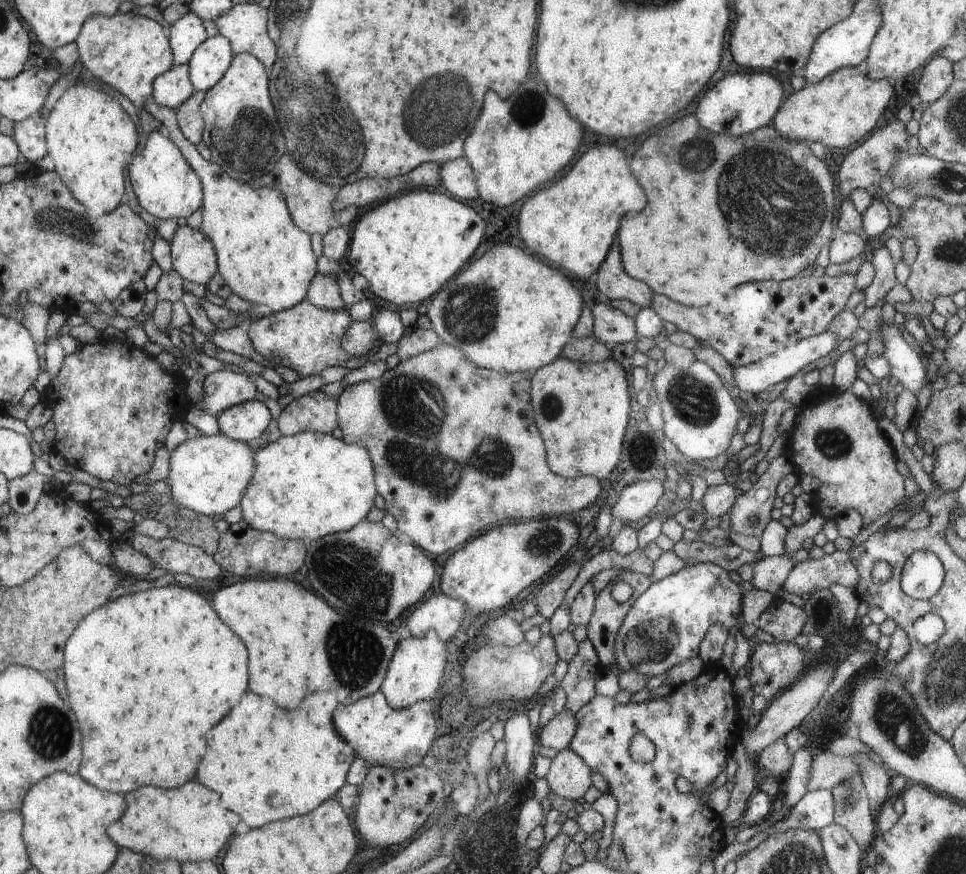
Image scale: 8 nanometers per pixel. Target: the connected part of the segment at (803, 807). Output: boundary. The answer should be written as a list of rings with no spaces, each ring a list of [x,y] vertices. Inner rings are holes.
[[[828,789],[808,791],[785,817],[784,828],[819,831],[833,823],[835,800]]]

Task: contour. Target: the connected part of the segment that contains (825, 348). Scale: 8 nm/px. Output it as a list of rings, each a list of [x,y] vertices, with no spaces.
[[[826,330],[823,333],[806,337],[796,341],[794,344],[784,346],[765,358],[758,360],[756,364],[752,363],[744,365],[743,367],[736,367],[734,369],[733,380],[735,386],[739,388],[741,393],[751,392],[757,395],[768,388],[768,386],[772,386],[772,384],[778,384],[783,380],[789,381],[790,378],[798,374],[804,366],[808,366],[810,362],[826,356],[832,349],[838,346],[838,344],[836,344],[836,337],[837,335]]]

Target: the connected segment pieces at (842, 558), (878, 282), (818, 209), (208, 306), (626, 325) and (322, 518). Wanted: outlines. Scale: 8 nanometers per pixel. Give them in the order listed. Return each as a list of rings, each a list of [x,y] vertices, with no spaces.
[[[834,551],[822,558],[811,558],[794,565],[783,587],[790,594],[804,596],[829,589],[832,585],[856,588],[859,579],[856,565],[844,551]]]
[[[885,246],[873,252],[871,263],[875,276],[870,286],[862,290],[865,293],[863,301],[866,308],[882,303],[888,292],[897,285],[896,276],[894,276],[895,262]]]
[[[684,116],[674,120],[668,126],[665,125],[644,140],[644,144],[638,148],[638,154],[632,158],[632,170],[636,170],[636,176],[640,178],[640,182],[644,182],[644,190],[648,190],[648,210],[642,210],[638,214],[628,214],[628,218],[624,218],[624,226],[620,226],[618,244],[622,250],[624,270],[632,278],[647,283],[654,294],[667,296],[670,300],[687,307],[716,304],[730,296],[737,286],[750,281],[779,283],[793,279],[808,266],[816,264],[816,257],[822,250],[822,246],[828,244],[838,232],[837,222],[834,222],[836,219],[834,179],[830,176],[828,165],[824,160],[814,156],[810,150],[810,142],[789,141],[775,129],[774,125],[763,126],[754,132],[732,137],[729,134],[711,133],[699,123],[696,116]]]
[[[198,298],[198,300],[201,302],[213,325],[219,330],[228,330],[228,328],[234,328],[235,326],[247,327],[256,319],[262,318],[257,305],[254,305],[251,309],[237,313],[226,307],[210,303],[210,301],[204,298]]]
[[[595,303],[590,309],[595,318],[593,336],[611,351],[618,344],[626,344],[638,338],[634,319],[623,311],[604,303]]]
[[[304,431],[292,436],[281,435],[276,442],[255,451],[255,476],[239,506],[243,519],[256,529],[309,544],[319,538],[350,530],[366,520],[367,514],[375,508],[376,494],[374,467],[364,445],[336,439],[332,433]]]

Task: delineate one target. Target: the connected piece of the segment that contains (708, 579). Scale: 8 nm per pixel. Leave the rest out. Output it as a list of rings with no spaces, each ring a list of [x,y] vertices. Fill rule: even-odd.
[[[698,563],[688,565],[661,581],[651,583],[648,590],[634,601],[618,632],[616,660],[620,670],[622,672],[634,670],[650,678],[660,676],[670,670],[674,664],[678,665],[688,658],[695,657],[702,639],[712,625],[720,623],[728,629],[739,627],[743,594],[740,593],[738,585],[730,580],[728,573],[715,564]]]

